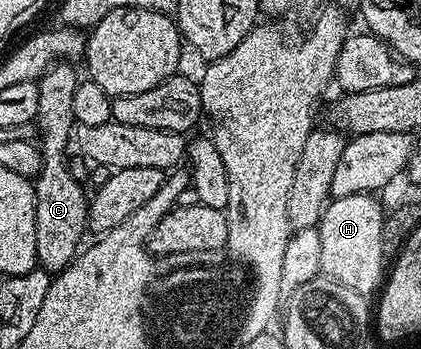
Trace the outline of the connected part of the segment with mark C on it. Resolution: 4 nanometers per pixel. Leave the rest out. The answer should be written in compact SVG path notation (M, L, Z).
M56 63L37 80L39 103L36 141L42 150L42 166L40 175L32 181L36 211L36 255L38 265L51 275L61 273L78 256L83 244L82 236L88 233L90 216L88 193L82 190L81 183L74 178L66 162L66 148L71 148L72 134L76 128L72 99L76 96L80 74L74 68L70 63Z

